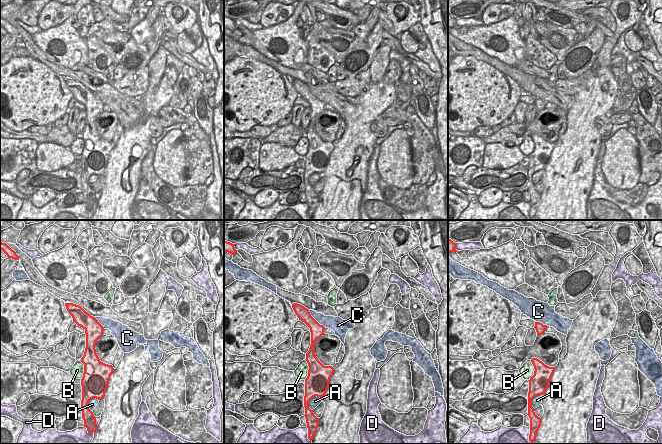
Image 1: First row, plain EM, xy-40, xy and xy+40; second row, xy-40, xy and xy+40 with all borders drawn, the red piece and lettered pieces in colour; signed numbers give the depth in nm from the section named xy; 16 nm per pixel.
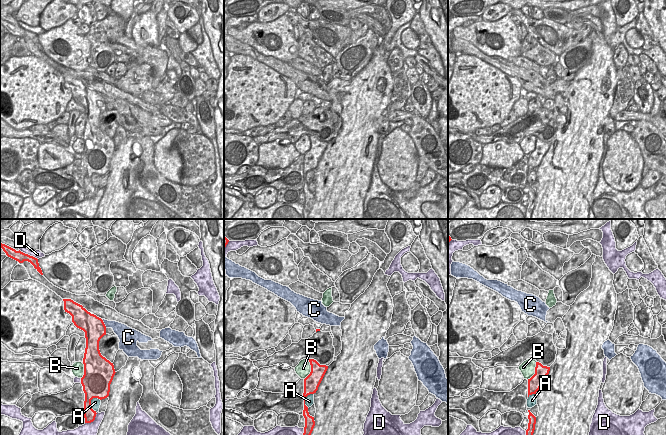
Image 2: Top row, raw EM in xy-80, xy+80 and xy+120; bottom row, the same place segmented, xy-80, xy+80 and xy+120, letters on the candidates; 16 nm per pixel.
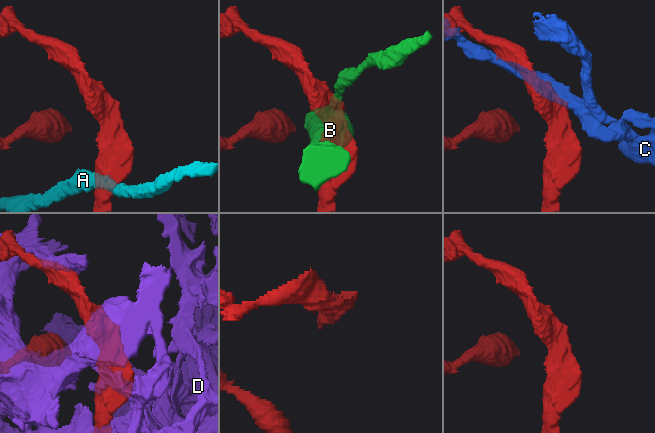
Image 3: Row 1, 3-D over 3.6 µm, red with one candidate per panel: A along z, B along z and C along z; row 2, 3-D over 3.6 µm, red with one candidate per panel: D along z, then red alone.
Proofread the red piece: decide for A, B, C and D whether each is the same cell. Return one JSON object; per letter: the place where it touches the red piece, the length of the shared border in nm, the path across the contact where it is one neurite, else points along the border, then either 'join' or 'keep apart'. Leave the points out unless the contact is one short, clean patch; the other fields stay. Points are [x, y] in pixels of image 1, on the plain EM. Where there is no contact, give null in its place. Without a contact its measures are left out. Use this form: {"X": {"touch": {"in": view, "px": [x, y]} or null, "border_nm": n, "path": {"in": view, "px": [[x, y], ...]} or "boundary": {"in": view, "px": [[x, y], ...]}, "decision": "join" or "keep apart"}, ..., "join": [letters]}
{"A": {"touch": {"in": "xy", "px": [312, 173]}, "border_nm": 280, "decision": "keep apart"}, "B": {"touch": {"in": "xy+40", "px": [535, 146]}, "border_nm": 340, "decision": "keep apart"}, "C": {"touch": {"in": "xy", "px": [314, 95]}, "border_nm": 380, "decision": "keep apart"}, "D": {"touch": {"in": "xy+40", "px": [529, 211]}, "border_nm": 280, "decision": "keep apart"}, "join": []}

